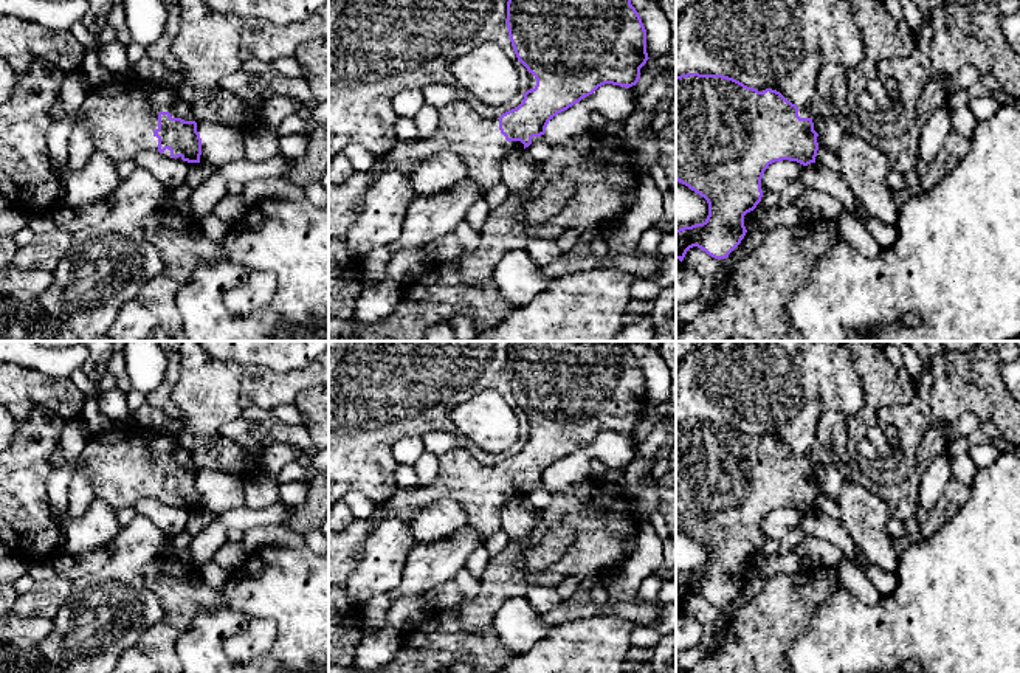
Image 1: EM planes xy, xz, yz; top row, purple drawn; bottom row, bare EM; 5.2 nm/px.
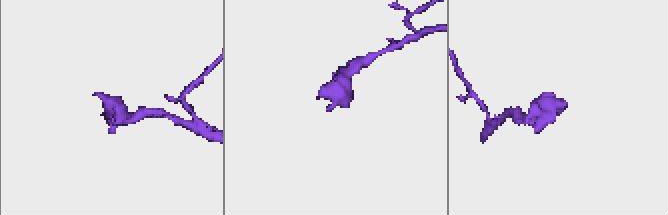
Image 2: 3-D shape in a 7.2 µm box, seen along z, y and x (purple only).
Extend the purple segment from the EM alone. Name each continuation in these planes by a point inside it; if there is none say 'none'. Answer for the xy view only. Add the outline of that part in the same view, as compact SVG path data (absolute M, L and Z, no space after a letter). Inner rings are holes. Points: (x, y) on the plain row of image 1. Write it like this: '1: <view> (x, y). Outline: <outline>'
1: xy (121, 464). Outline: M135 423L116 426L105 434L90 434L82 451L67 459L60 445L53 451L50 462L53 468L67 462L73 471L82 468L87 475L95 496L105 501L115 510L135 506L143 498L158 499L158 485L153 479L158 476L158 461L169 459L172 465L178 465L174 448L177 442L163 436L160 431L141 428Z

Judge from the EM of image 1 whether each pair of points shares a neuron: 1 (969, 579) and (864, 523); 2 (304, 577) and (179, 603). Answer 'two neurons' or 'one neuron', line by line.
1: two neurons
2: two neurons

